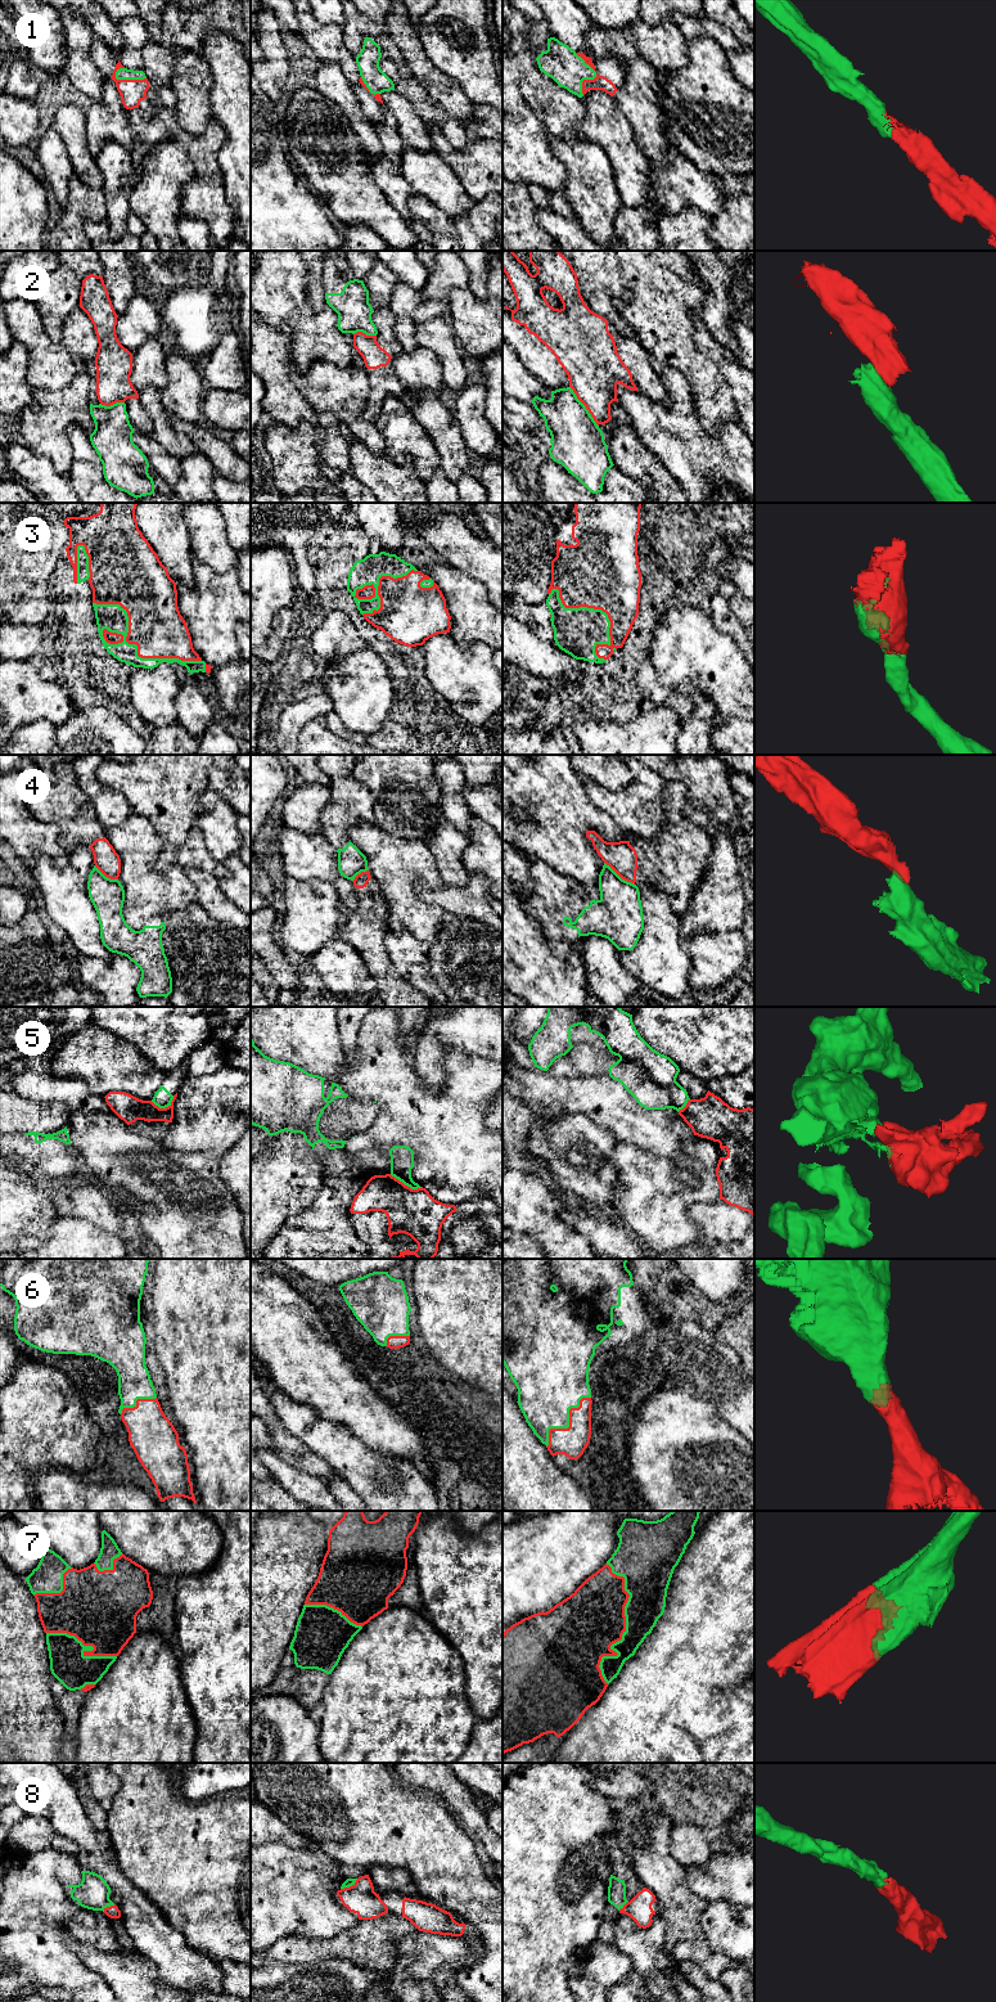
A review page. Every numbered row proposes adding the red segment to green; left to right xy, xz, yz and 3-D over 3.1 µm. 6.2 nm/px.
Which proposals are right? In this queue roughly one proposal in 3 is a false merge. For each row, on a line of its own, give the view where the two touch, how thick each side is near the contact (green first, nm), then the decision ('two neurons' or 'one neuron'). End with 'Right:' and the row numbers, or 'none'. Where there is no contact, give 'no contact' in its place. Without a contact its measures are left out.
1: meets green in yz; 220 nm thick on the green side, 90 nm on the other; one neuron
2: meets green in yz; 340 nm thick on the green side, 340 nm on the other; two neurons
3: meets green in xy; 160 nm thick on the green side, 340 nm on the other; one neuron
4: meets green in yz; 300 nm thick on the green side, 190 nm on the other; two neurons
5: meets green in xz; 140 nm thick on the green side, 300 nm on the other; two neurons
6: meets green in yz; 360 nm thick on the green side, 190 nm on the other; one neuron
7: meets green in yz; 240 nm thick on the green side, 400 nm on the other; one neuron
8: meets green in xz; 50 nm thick on the green side, 190 nm on the other; one neuron
Right: 1, 3, 6, 7, 8

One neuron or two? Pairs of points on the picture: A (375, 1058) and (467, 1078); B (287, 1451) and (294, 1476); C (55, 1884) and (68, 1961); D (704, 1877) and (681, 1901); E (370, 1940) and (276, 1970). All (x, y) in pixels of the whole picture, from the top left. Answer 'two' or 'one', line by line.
A: one
B: two
C: one
D: two
E: two

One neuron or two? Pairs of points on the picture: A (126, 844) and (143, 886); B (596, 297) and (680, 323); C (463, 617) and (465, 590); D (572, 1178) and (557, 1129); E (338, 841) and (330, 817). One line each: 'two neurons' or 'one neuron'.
A: one neuron
B: two neurons
C: one neuron
D: one neuron
E: one neuron

